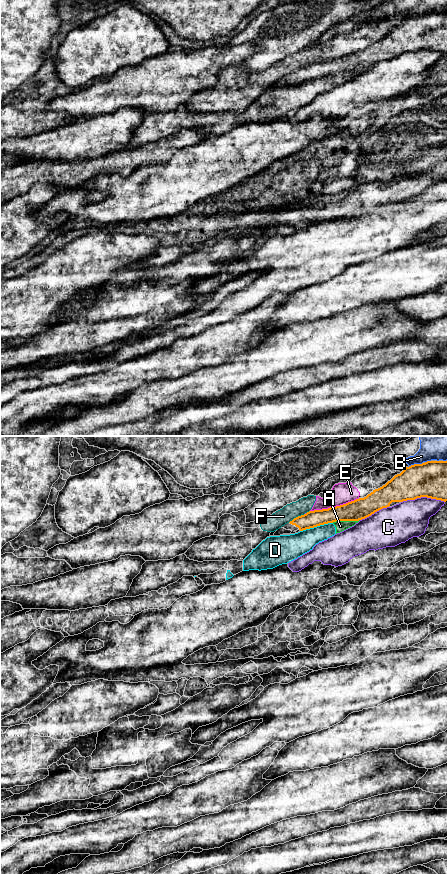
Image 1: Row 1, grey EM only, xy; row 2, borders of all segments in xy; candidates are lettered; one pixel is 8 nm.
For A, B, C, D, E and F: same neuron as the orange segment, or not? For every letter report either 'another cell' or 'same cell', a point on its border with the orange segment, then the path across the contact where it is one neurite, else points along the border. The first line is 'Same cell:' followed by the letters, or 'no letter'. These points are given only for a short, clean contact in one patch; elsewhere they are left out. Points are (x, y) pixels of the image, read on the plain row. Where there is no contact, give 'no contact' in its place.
Same cell: no letter
A: another cell | xy (345, 72)
B: another cell | xy (415, 16)
C: another cell | xy (422, 48)
D: another cell | xy (316, 78) | along xy (332, 74), (300, 83)
E: another cell | xy (333, 59)
F: another cell | xy (296, 69) | along xy (304, 65), (288, 74)

